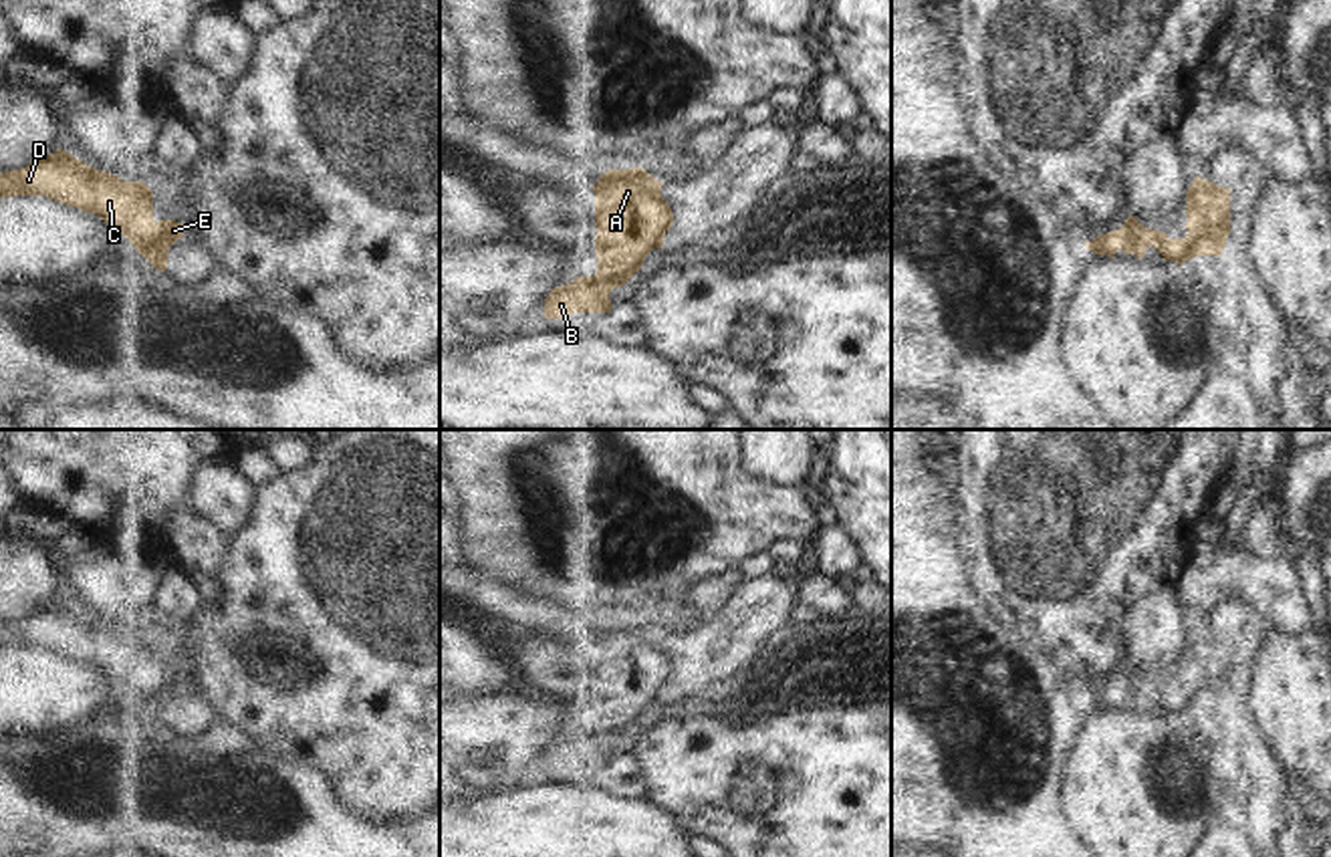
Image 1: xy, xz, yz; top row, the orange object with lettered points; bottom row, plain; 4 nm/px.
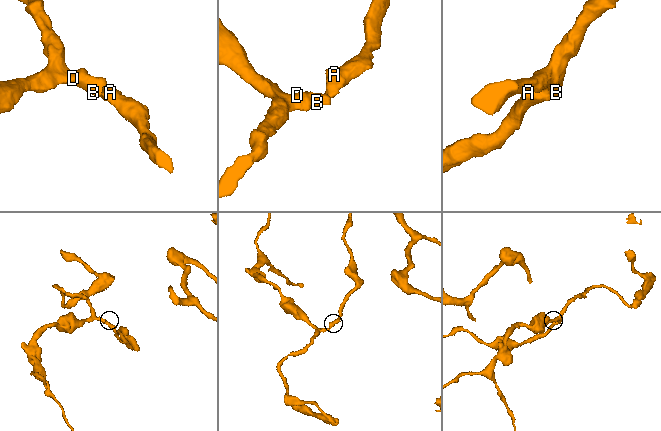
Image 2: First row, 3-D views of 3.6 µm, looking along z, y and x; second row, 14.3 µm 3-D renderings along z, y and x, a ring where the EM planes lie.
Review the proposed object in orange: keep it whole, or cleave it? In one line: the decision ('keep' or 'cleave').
keep

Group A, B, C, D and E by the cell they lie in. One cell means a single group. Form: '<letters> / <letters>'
A B C D E

